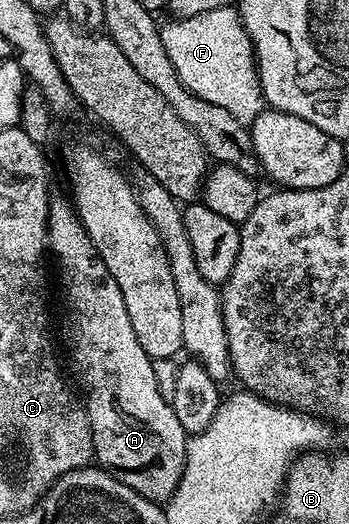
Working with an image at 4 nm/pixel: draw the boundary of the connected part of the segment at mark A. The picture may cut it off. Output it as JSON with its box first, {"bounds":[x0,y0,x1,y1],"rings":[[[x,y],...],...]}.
{"bounds":[47,199,187,502],"rings":[[[50,199],[47,234],[48,251],[57,255],[65,300],[73,311],[73,321],[69,324],[69,356],[81,383],[80,391],[91,426],[96,463],[119,482],[131,486],[131,490],[143,494],[143,498],[167,502],[173,497],[183,474],[187,434],[183,426],[179,426],[179,418],[175,418],[172,403],[160,392],[155,371],[152,370],[153,359],[146,354],[143,346],[139,346],[139,338],[135,338],[135,329],[131,327],[131,318],[123,302],[123,290],[119,290],[119,282],[115,282],[111,270],[107,270],[107,262],[103,262],[99,250],[95,250],[95,242],[91,242],[83,222],[77,216],[72,199]]]}

